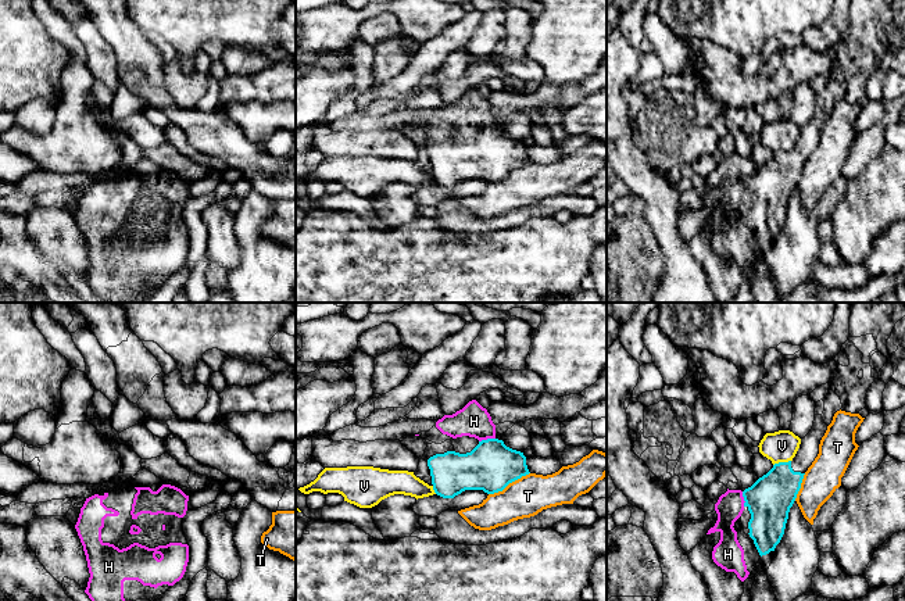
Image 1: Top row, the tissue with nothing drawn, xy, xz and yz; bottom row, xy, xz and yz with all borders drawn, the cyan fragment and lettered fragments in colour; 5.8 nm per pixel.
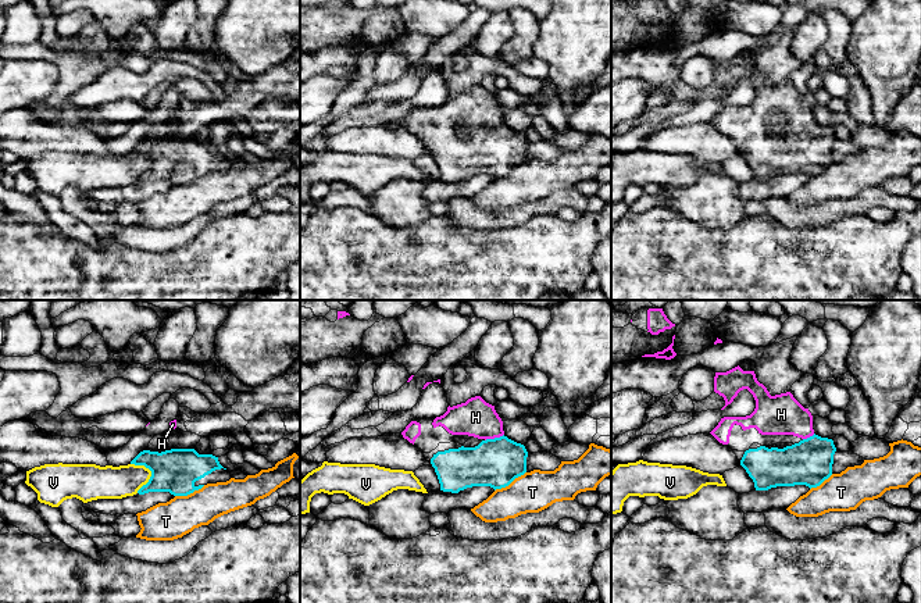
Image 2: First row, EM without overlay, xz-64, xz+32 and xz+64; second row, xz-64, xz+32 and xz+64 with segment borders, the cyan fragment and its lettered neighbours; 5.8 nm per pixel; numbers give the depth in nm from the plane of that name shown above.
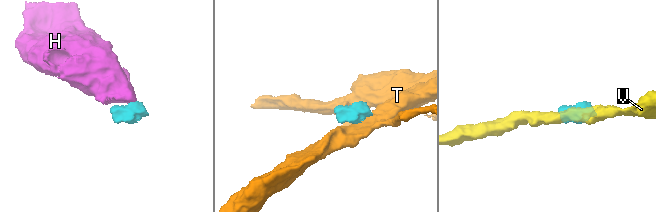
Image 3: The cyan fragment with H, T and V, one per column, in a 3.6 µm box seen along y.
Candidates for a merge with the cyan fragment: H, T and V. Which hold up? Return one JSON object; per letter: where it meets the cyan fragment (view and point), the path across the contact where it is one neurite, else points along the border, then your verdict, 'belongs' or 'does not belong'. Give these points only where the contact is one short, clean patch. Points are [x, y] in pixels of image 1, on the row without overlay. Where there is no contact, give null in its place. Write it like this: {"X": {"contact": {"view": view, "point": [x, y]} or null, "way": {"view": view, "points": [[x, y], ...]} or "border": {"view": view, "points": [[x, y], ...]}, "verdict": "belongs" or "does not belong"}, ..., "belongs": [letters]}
{"H": {"contact": {"view": "xz", "point": [487, 128]}, "way": {"view": "xz", "points": [[490, 156], [487, 128], [474, 110]]}, "verdict": "belongs"}, "T": {"contact": {"view": "xz", "point": [508, 172]}, "border": {"view": "xz", "points": [[529, 161], [510, 171], [501, 179], [489, 183]]}, "verdict": "does not belong"}, "V": {"contact": {"view": "yz", "point": [782, 151]}, "border": {"view": "yz", "points": [[790, 149], [773, 154]]}, "verdict": "does not belong"}, "belongs": ["H"]}

